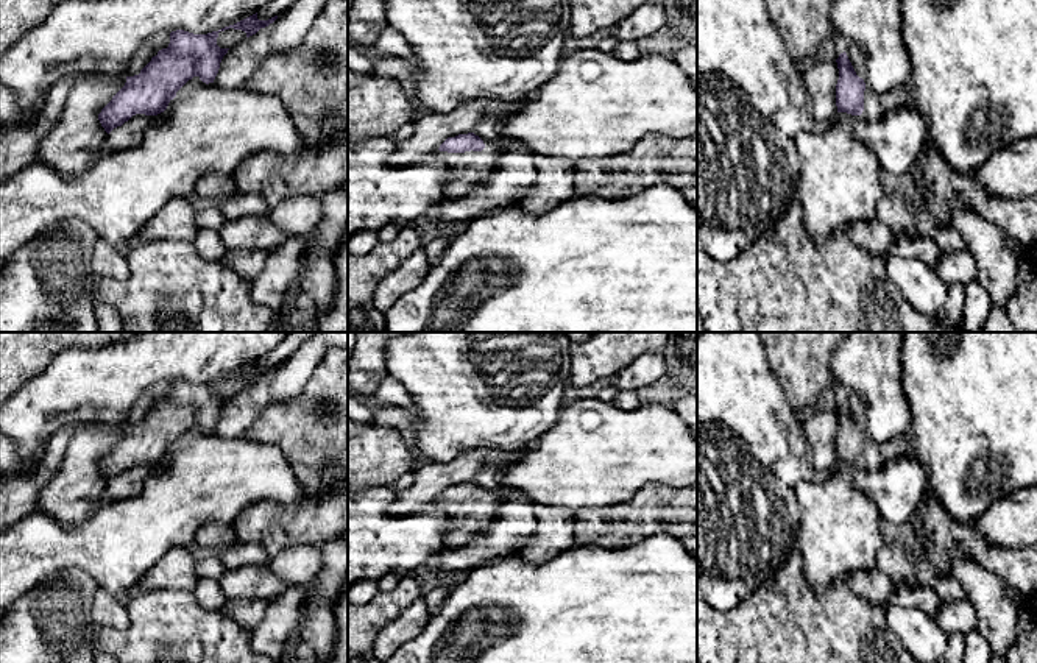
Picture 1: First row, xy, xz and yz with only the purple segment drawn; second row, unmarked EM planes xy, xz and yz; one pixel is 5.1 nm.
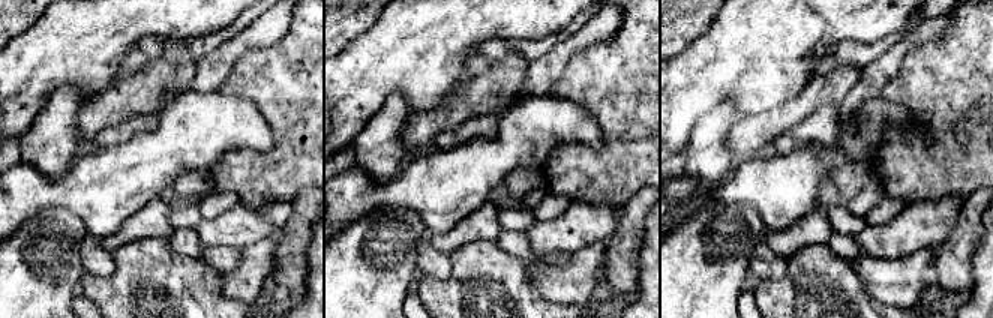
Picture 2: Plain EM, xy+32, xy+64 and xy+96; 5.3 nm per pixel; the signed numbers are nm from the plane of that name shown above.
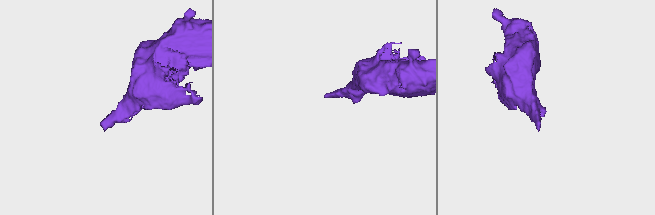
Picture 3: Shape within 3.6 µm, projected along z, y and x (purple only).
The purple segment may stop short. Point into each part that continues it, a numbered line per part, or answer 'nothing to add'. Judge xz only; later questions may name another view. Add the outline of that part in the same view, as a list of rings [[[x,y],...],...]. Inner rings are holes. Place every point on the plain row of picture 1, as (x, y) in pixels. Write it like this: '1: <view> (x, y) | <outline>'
1: xz (465, 520) | [[[491,498],[482,501],[448,502],[437,499],[427,509],[448,515],[444,548],[465,546],[474,535],[485,530],[496,515],[497,502]]]

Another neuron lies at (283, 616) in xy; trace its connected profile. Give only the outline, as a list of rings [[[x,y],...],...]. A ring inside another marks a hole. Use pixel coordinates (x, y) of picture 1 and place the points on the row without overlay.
[[[288,587],[271,599],[260,622],[248,632],[251,649],[278,660],[290,635],[299,627],[307,597],[307,587]]]

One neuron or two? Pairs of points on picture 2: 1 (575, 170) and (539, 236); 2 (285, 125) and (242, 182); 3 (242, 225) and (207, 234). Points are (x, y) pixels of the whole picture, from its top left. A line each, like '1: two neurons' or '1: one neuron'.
1: two neurons
2: one neuron
3: one neuron

